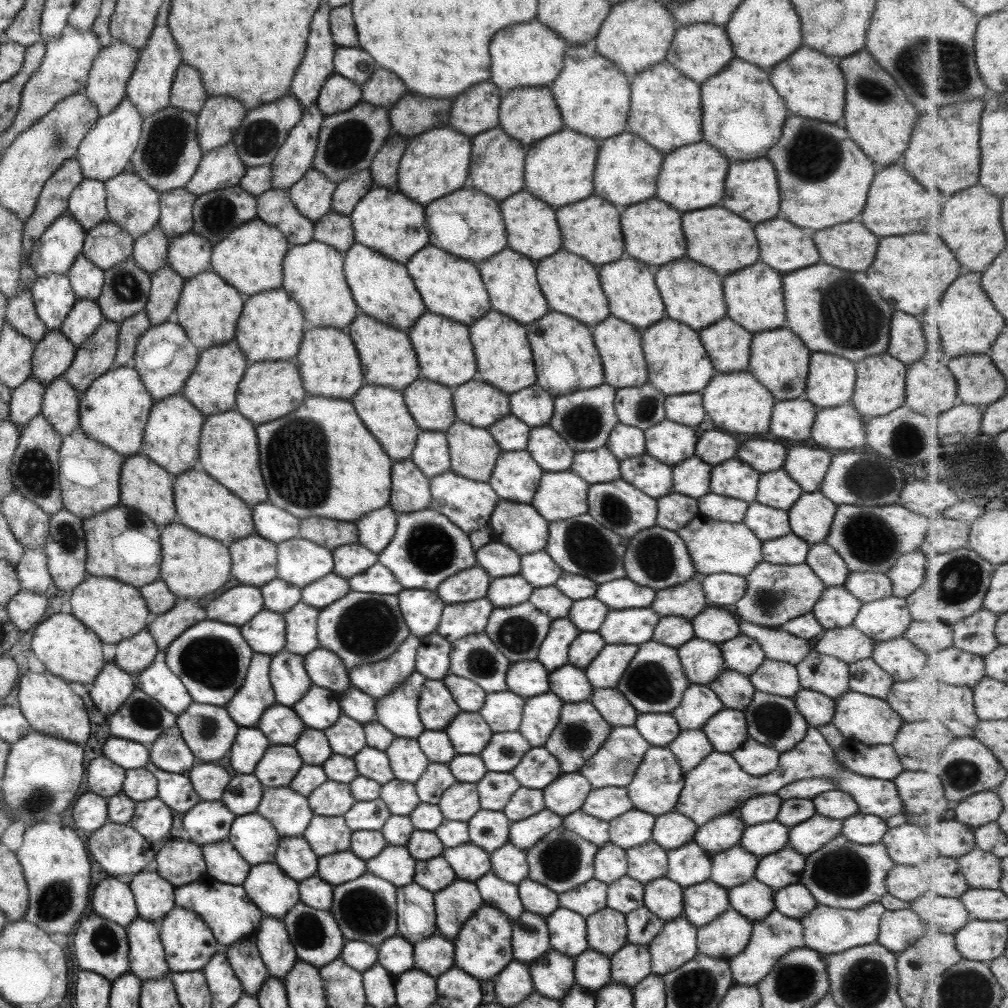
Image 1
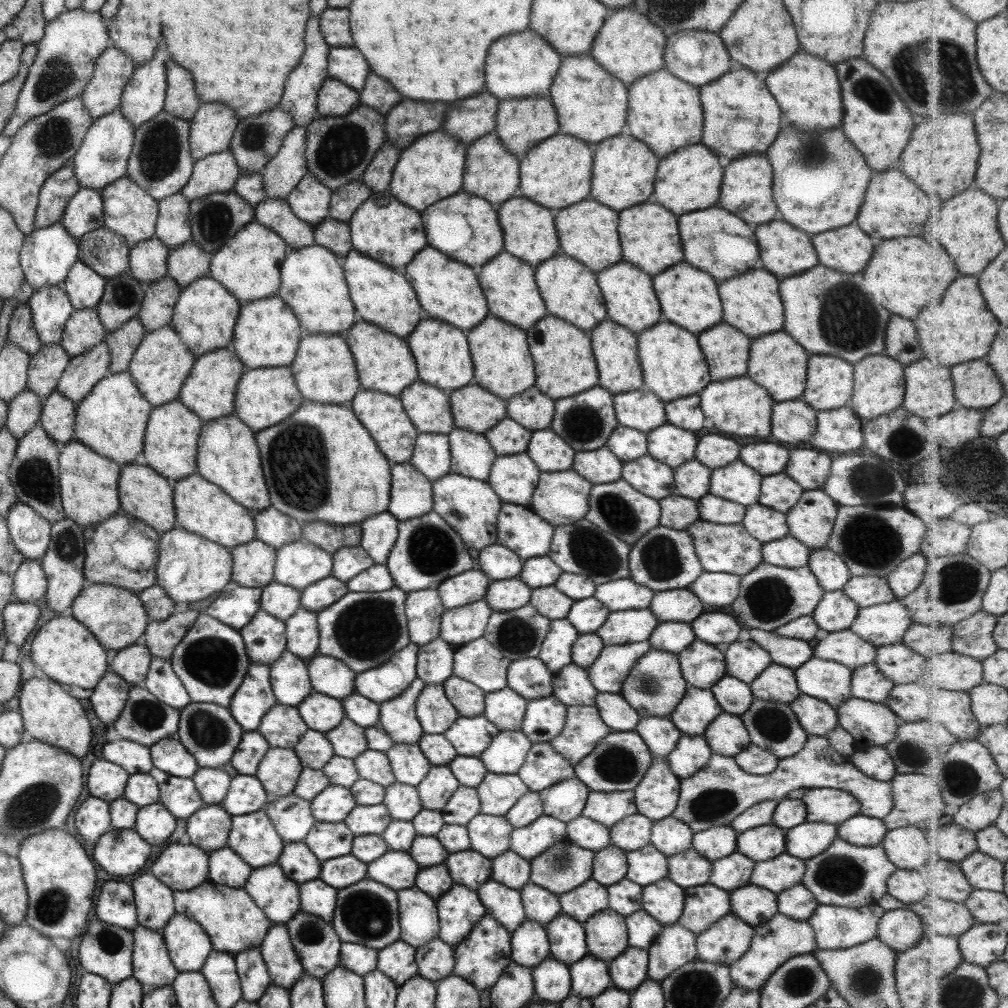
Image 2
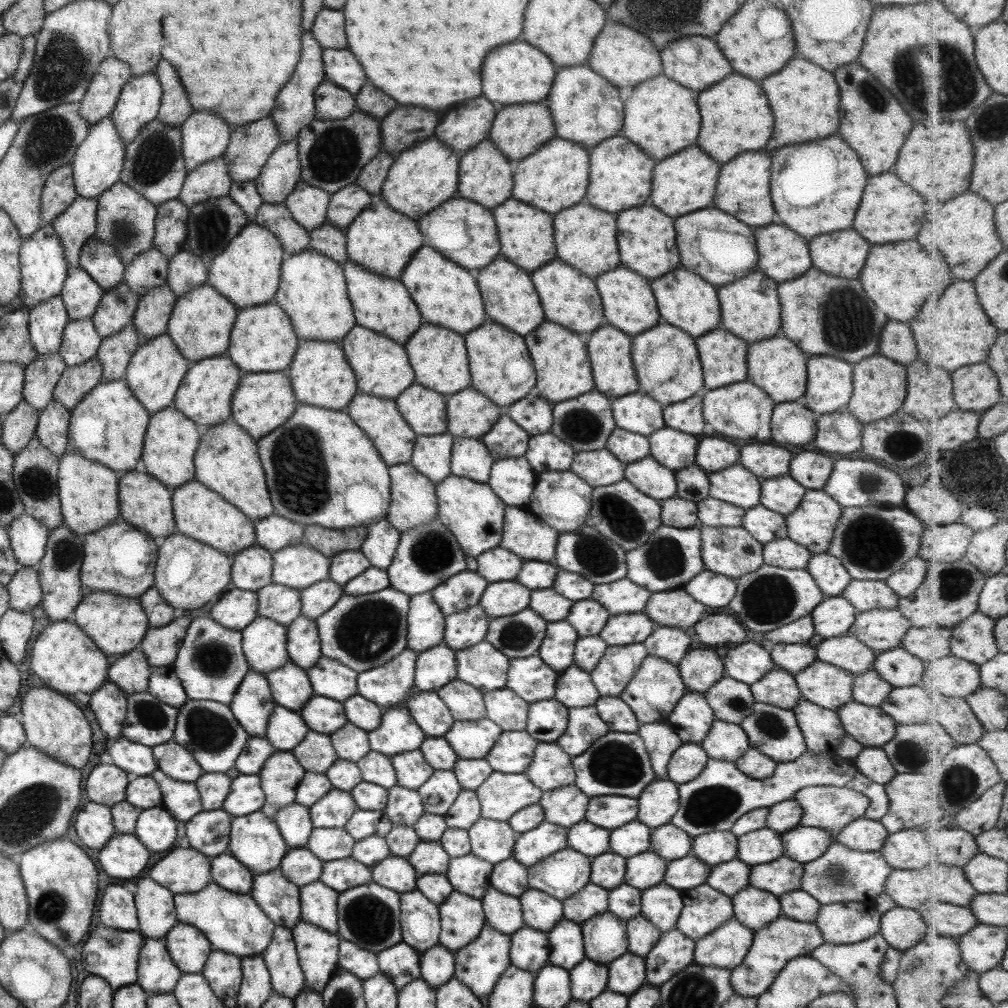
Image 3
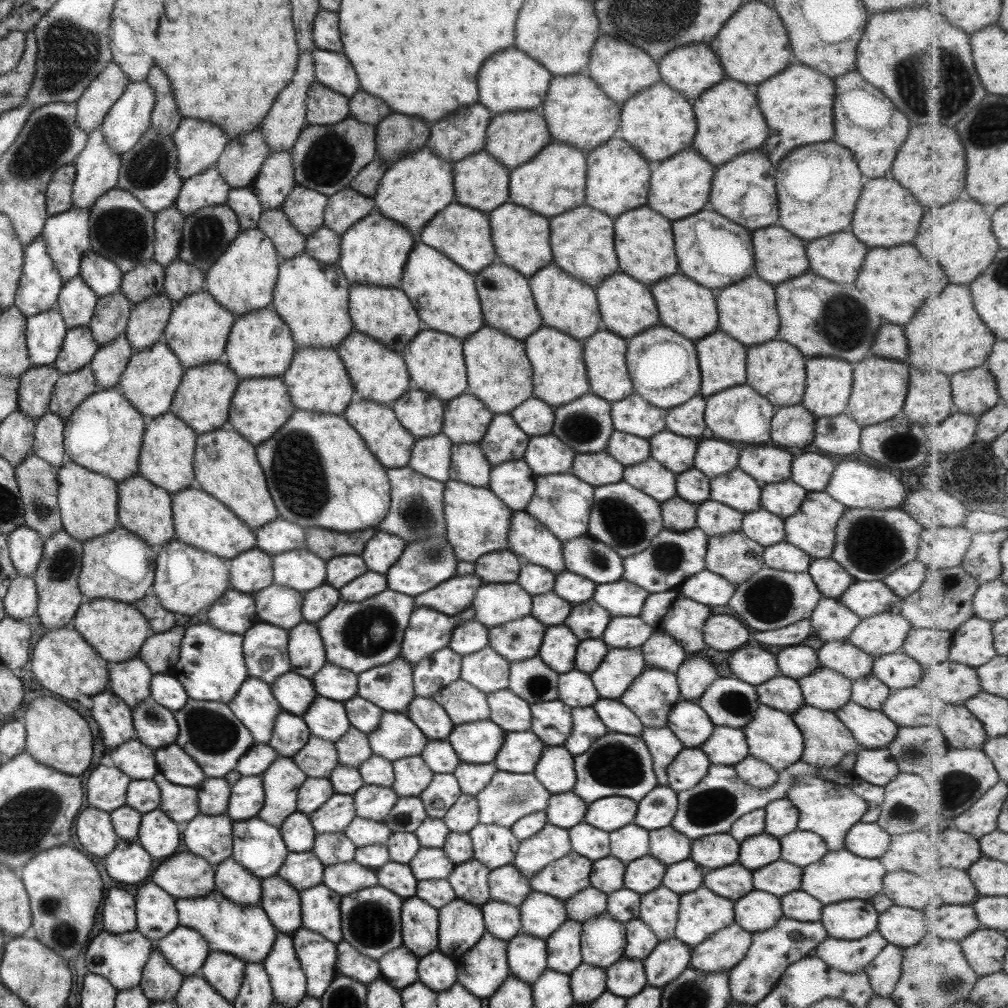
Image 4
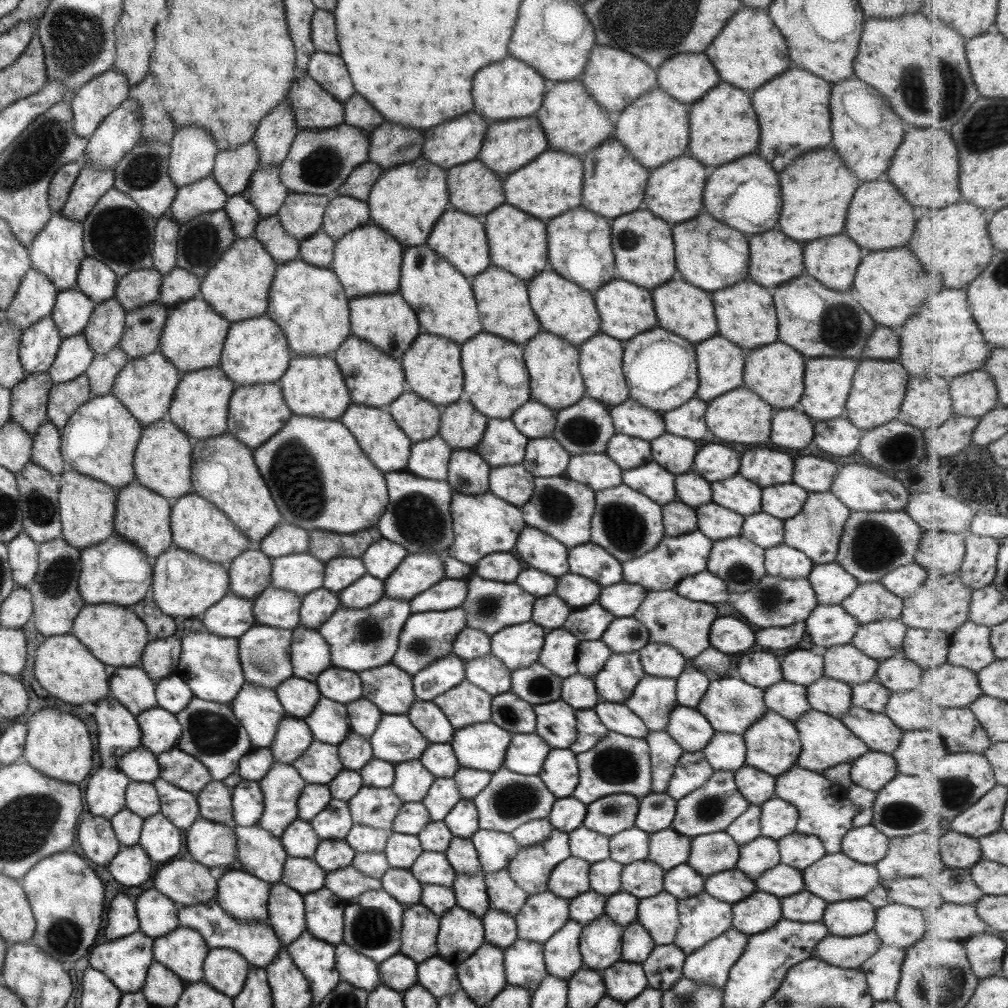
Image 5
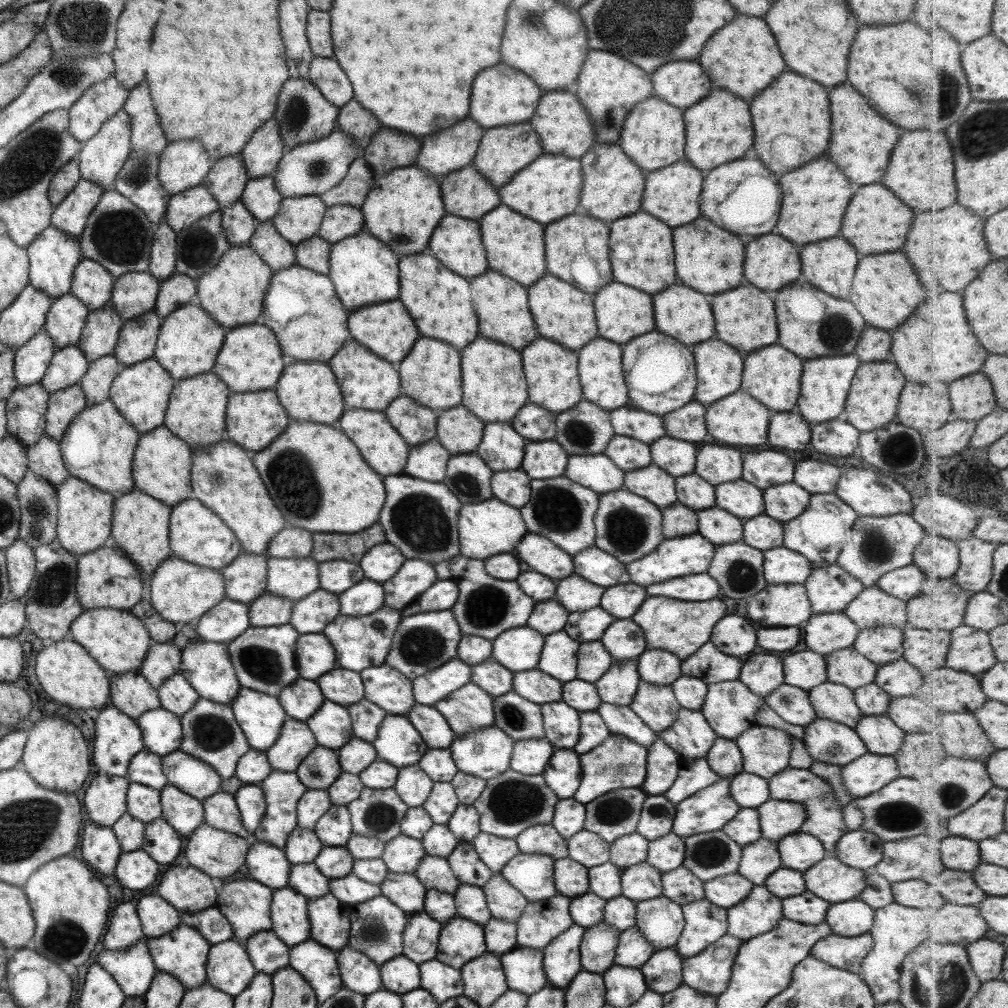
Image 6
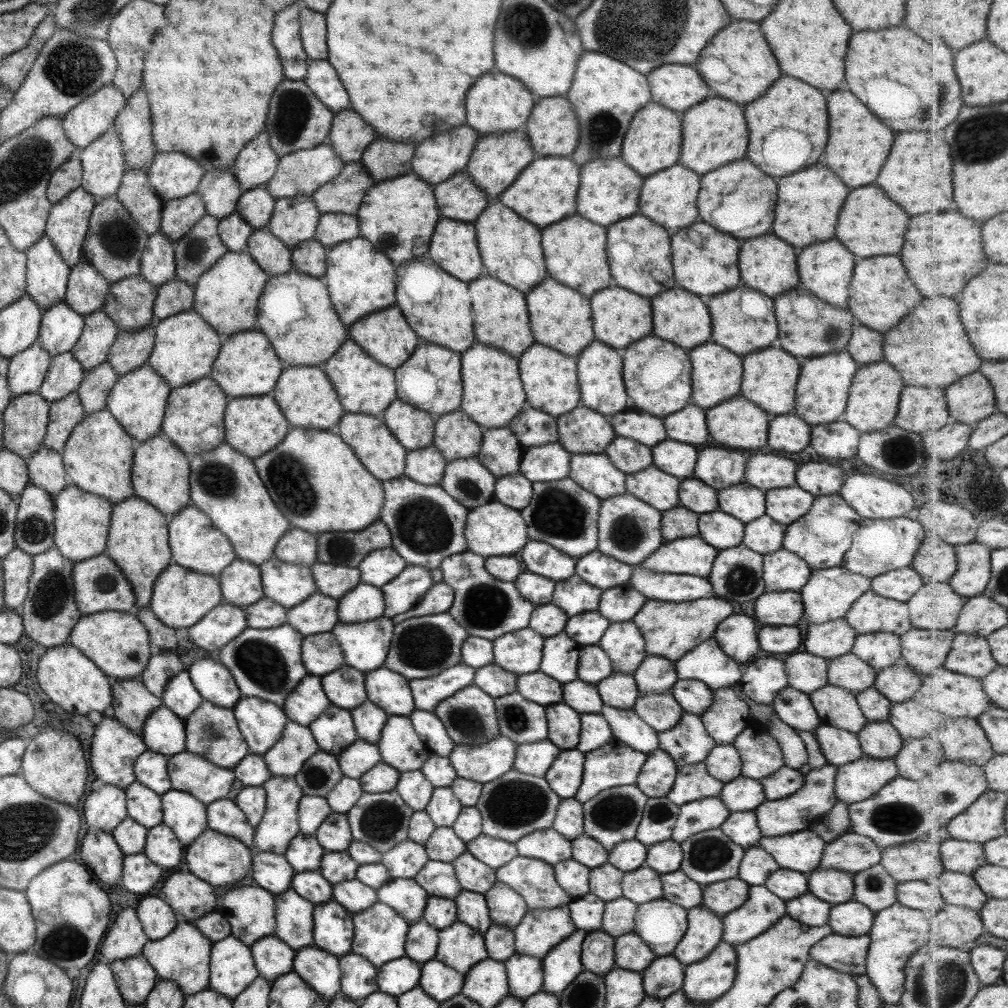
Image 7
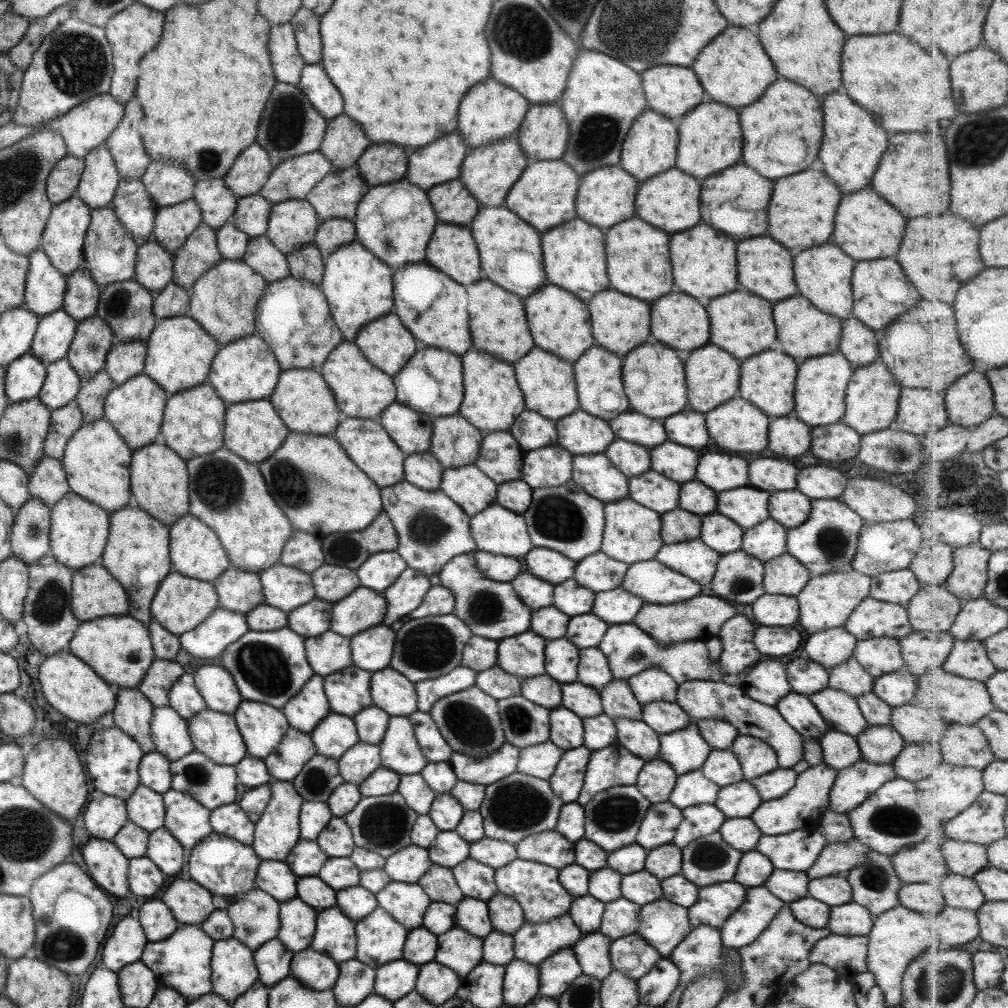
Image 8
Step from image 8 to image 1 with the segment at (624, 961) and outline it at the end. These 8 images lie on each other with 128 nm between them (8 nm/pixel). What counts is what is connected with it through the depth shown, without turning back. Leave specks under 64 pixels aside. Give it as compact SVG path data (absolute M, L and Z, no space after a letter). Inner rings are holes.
M643 905L624 915L626 924L626 942L646 946L663 928L664 922L651 914Z

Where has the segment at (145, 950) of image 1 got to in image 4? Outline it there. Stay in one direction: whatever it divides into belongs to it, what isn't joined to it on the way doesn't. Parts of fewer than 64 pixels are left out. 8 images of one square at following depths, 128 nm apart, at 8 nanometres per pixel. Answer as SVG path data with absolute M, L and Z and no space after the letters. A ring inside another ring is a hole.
M152 947L143 970L139 988L150 1003L171 1001L177 995L183 977L173 969L160 955L160 952Z

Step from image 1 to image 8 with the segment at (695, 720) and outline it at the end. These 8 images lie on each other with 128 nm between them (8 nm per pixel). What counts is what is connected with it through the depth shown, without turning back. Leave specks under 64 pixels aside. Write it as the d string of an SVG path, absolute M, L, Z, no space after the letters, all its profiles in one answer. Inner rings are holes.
M691 720L687 728L669 734L658 735L658 756L675 772L676 776L700 770L710 746L699 736L695 720Z

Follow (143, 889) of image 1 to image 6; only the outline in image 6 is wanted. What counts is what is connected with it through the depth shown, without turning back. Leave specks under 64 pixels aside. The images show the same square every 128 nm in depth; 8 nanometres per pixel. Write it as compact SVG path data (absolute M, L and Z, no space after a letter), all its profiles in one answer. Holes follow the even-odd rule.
M143 896L137 904L136 912L147 938L163 936L180 923L178 910L159 896Z

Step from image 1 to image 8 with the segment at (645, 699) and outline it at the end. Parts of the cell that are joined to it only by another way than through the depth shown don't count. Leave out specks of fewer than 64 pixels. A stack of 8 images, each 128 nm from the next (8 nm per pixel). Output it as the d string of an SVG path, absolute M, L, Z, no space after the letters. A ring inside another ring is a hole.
M656 700L641 705L641 708L642 721L658 735L687 728L691 721L677 703Z

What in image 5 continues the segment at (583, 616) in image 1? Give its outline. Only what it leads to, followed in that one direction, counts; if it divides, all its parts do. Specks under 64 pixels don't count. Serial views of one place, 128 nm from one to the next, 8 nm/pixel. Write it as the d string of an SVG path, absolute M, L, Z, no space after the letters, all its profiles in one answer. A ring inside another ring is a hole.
M591 604L572 610L563 623L563 629L579 642L599 640L613 618L600 604Z

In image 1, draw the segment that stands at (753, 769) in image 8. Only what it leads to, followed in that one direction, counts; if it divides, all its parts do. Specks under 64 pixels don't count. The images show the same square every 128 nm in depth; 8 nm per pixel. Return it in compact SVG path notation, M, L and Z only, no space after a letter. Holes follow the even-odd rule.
M757 691L753 693L751 702L744 710L744 721L748 738L756 740L759 744L767 744L769 748L775 749L780 754L791 750L798 742L801 742L809 727L805 719L797 712L791 698Z

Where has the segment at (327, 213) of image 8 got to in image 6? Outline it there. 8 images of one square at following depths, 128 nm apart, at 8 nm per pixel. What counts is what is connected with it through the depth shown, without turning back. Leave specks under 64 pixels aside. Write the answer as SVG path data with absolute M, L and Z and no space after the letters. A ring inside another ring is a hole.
M357 156L349 164L346 175L333 188L327 189L318 197L323 201L325 208L338 204L360 208L375 177L376 174L369 168L366 160Z

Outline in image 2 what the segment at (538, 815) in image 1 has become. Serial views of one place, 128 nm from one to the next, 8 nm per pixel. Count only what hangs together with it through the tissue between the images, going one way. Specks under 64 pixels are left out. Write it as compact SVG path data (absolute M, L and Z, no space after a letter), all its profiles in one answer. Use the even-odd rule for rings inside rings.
M541 815L531 824L511 831L509 850L530 861L562 839L566 839L566 823Z

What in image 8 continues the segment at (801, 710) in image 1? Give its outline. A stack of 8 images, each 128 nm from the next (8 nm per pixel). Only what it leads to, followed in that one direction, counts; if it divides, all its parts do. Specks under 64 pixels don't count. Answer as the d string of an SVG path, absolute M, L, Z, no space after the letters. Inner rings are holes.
M827 731L818 739L822 750L822 762L833 771L843 771L860 760L860 750L854 737L842 732Z

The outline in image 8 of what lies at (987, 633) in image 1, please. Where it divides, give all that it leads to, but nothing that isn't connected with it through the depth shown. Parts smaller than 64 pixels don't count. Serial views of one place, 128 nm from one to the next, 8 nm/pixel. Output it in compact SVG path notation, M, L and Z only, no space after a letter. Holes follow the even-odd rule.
M958 639L955 641L954 650L944 664L944 669L957 676L981 682L989 680L998 671L983 641Z

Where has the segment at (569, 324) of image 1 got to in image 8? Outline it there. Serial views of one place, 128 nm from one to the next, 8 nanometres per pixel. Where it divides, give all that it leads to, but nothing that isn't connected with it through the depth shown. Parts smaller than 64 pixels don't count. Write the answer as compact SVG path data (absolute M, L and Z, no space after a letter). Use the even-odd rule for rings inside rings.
M535 346L519 362L513 364L515 378L519 384L519 390L523 392L525 408L541 414L549 420L559 420L563 416L571 414L578 409L578 398L574 383L572 363L557 356L551 356L550 352L543 352Z

